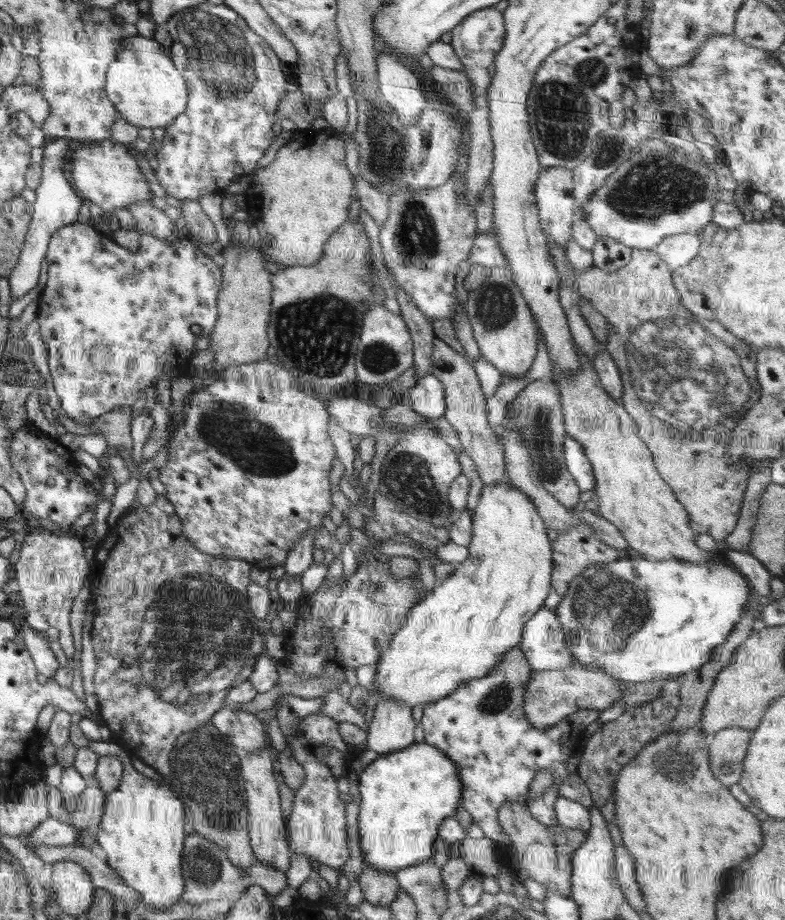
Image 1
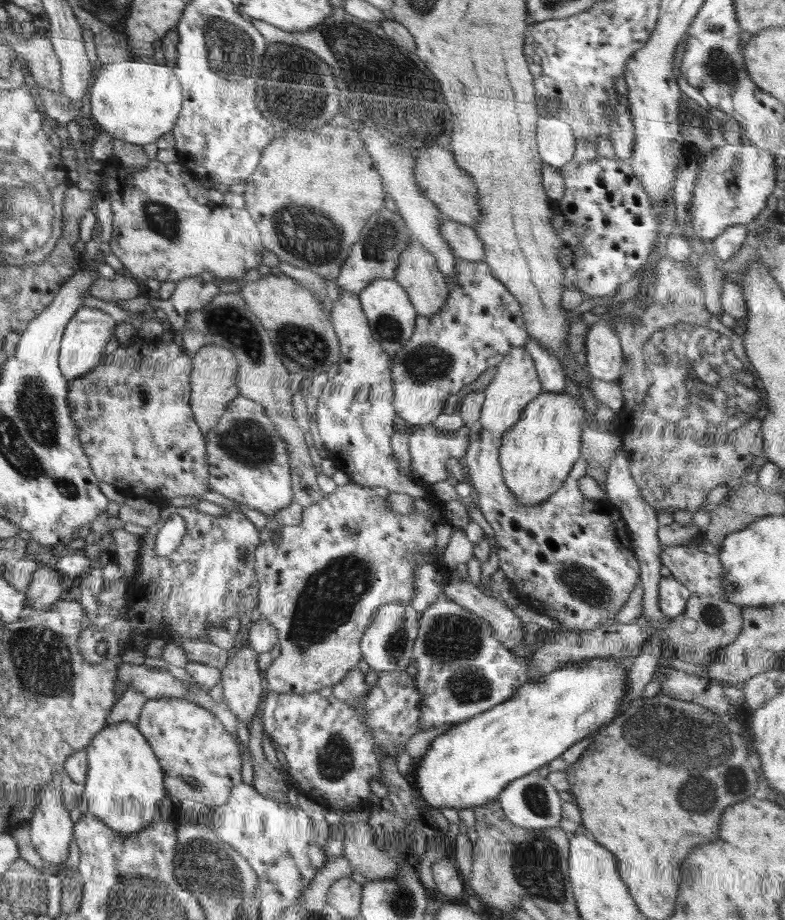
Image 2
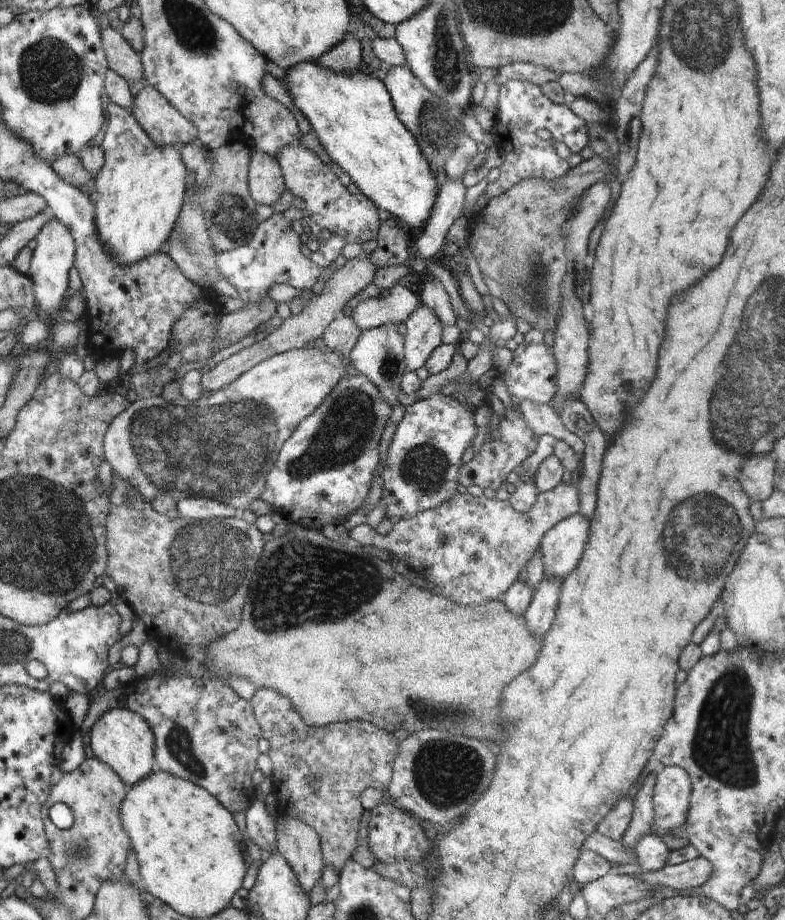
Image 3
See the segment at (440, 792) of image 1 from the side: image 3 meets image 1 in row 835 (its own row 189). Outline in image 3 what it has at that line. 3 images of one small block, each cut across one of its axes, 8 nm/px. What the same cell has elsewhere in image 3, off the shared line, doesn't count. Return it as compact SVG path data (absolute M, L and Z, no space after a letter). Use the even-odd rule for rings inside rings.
M300 62L286 72L282 81L293 99L294 108L308 119L328 156L350 175L351 182L380 212L392 214L395 222L403 225L412 237L428 225L439 191L436 175L422 154L414 134L398 118L388 89L381 80L357 70L350 74L336 73L316 62Z

